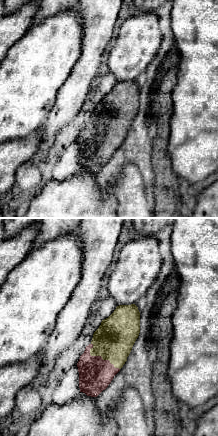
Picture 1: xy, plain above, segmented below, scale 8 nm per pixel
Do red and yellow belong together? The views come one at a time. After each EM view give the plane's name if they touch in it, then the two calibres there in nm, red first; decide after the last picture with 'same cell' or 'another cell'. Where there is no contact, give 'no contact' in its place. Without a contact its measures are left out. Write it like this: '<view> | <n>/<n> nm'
xy | 280/320 nm

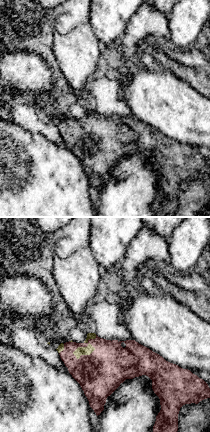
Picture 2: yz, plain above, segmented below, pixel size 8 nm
yz | 340/70 nm

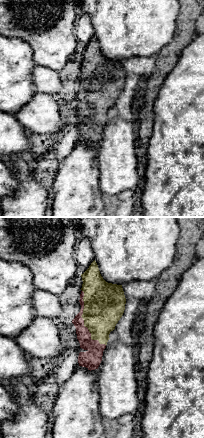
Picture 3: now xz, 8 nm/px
xz | 120/340 nm

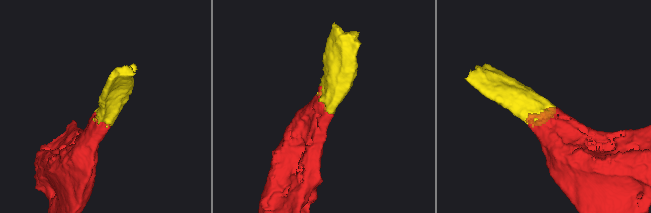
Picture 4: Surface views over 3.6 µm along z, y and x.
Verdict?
same cell

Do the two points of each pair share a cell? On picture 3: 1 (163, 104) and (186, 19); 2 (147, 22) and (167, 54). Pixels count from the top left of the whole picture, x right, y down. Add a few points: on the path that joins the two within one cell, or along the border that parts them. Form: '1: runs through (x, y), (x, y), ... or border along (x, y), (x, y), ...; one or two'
1: border along (186, 47), (160, 87); two
2: border along (176, 27), (172, 38), (158, 53); two

